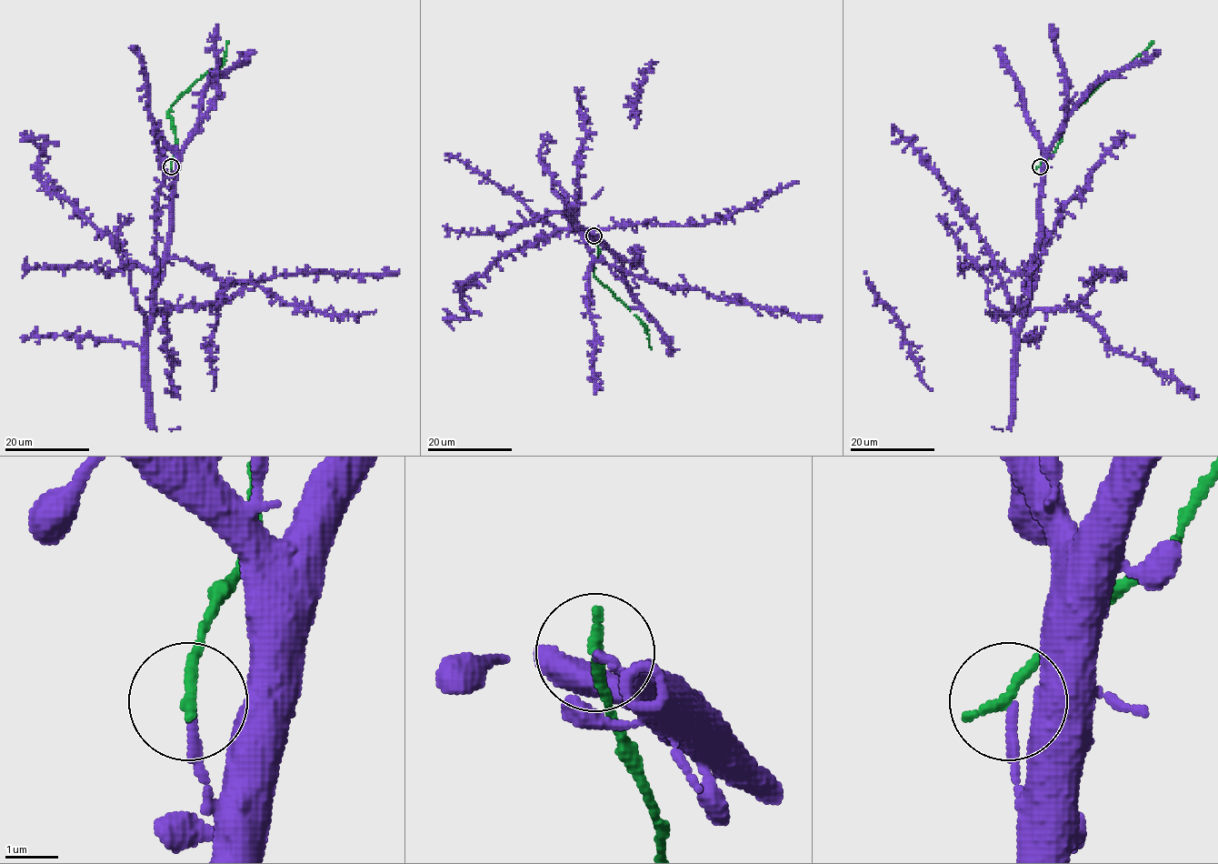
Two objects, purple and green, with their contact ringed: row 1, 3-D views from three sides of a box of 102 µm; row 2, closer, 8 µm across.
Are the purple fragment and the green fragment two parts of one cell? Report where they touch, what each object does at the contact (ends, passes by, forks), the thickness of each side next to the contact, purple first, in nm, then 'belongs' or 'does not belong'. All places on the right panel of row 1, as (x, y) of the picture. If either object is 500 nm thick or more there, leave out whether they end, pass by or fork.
place (1040, 166); purple ends; green ends; calibres 170 and 240 nm; does not belong

